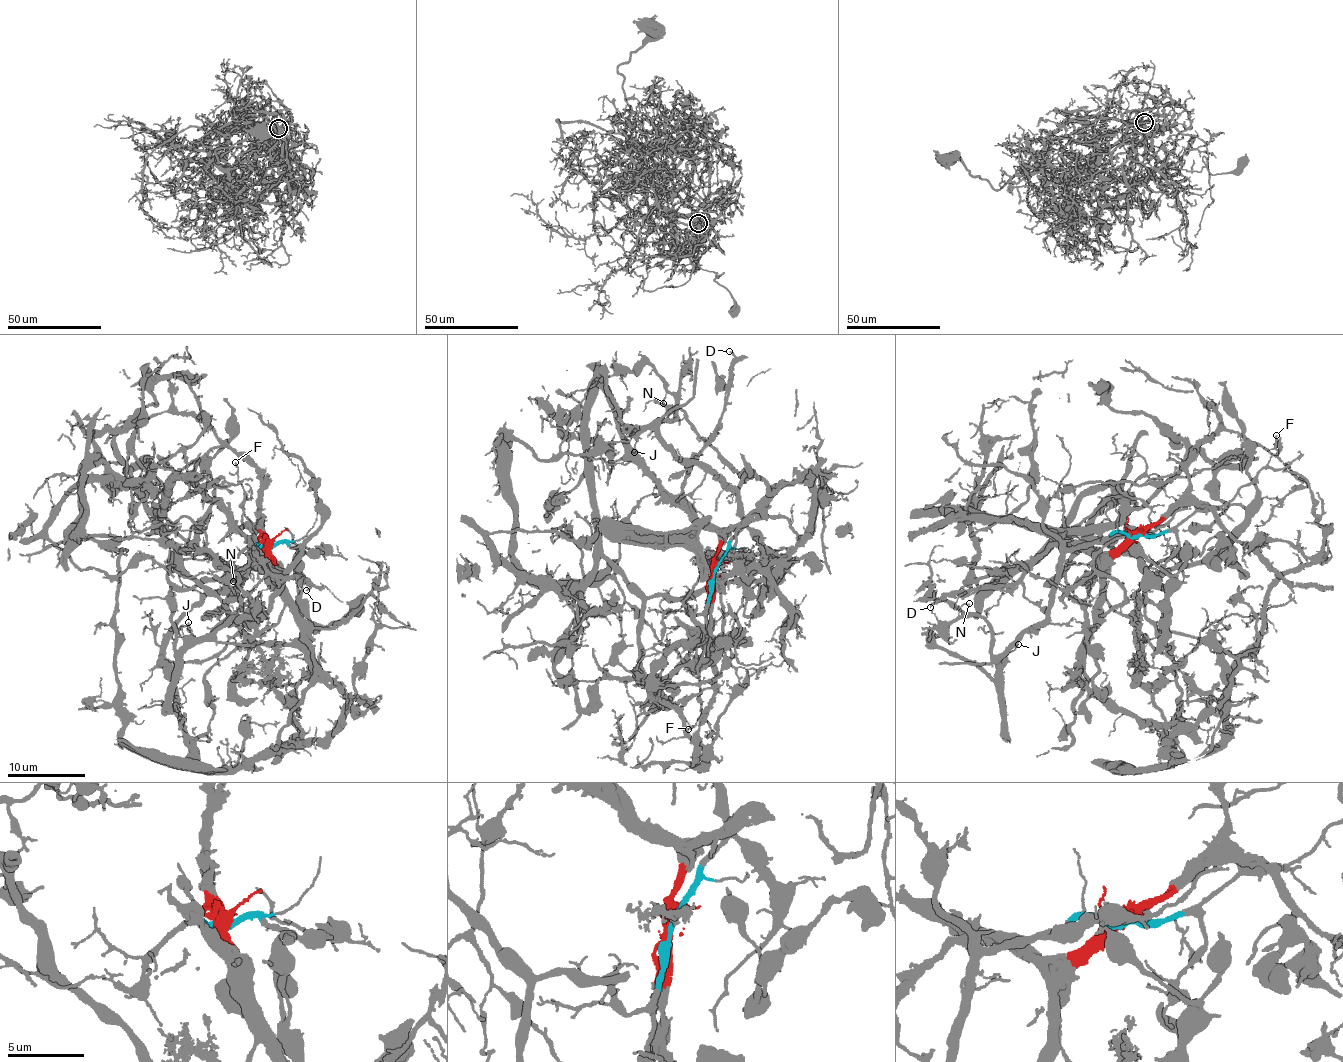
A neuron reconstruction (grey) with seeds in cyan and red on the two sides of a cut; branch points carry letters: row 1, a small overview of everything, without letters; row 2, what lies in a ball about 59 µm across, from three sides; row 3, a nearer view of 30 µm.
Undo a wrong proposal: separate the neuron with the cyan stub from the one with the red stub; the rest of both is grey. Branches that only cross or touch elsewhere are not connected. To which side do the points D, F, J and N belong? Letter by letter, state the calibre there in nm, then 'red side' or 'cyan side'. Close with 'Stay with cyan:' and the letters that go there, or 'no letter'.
D: 160 nm | red side
F: 150 nm | cyan side
J: 130 nm | cyan side
N: 140 nm | cyan side
Stay with cyan: F, J, N

